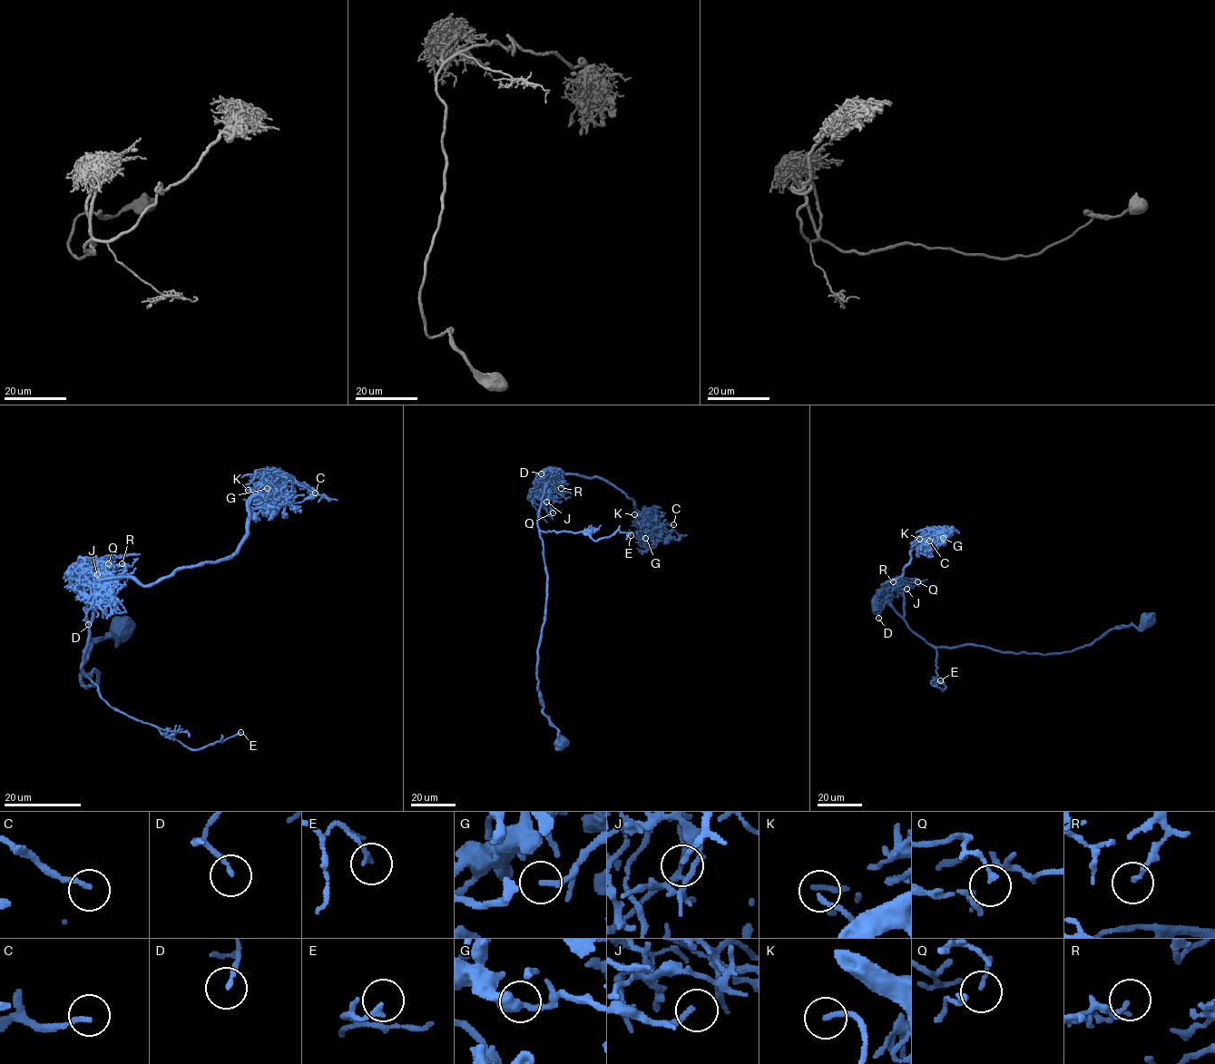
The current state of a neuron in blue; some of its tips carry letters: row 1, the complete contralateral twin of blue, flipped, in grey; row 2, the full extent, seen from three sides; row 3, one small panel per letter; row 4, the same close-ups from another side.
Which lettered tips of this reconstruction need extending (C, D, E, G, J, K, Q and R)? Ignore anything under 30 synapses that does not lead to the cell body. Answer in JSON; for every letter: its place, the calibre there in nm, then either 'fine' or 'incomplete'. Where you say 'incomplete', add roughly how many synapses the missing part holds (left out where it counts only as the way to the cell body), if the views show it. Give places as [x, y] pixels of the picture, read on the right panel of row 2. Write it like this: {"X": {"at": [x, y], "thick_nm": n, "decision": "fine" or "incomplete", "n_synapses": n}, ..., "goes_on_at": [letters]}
{"C": {"at": [929, 541], "thick_nm": 160, "decision": "fine"}, "D": {"at": [878, 618], "thick_nm": 160, "decision": "fine"}, "E": {"at": [940, 680], "thick_nm": 150, "decision": "fine"}, "G": {"at": [943, 538], "thick_nm": 190, "decision": "fine"}, "J": {"at": [906, 589], "thick_nm": 160, "decision": "fine"}, "K": {"at": [919, 539], "thick_nm": 180, "decision": "fine"}, "Q": {"at": [917, 581], "thick_nm": 90, "decision": "fine"}, "R": {"at": [893, 581], "thick_nm": 160, "decision": "fine"}, "goes_on_at": []}

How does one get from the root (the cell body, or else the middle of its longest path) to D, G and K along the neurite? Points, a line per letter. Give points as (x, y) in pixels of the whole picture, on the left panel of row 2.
D: (121, 629), (118, 640), (90, 643), (85, 688), (97, 682), (82, 663), (99, 588), (88, 624)
G: (121, 629), (90, 643), (85, 688), (102, 580), (149, 585), (229, 560), (249, 502), (283, 498), (267, 488)
K: (121, 629), (90, 643), (85, 688), (102, 580), (149, 585), (229, 560), (262, 496), (248, 490)

